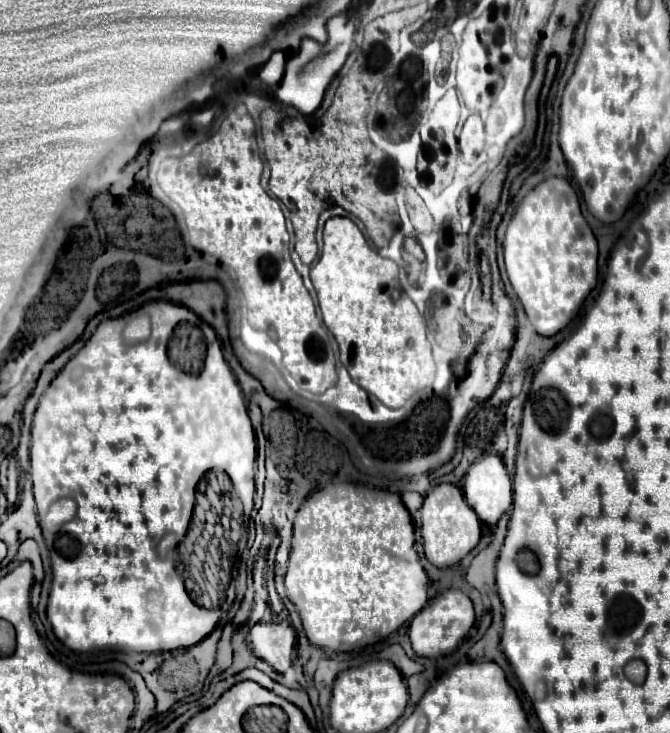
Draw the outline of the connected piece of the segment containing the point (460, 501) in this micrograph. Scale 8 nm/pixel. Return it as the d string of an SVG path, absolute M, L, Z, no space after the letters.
M441 483L423 501L421 507L421 537L425 547L425 557L435 567L451 567L459 563L481 539L481 523L475 511L465 503L463 493L457 485Z

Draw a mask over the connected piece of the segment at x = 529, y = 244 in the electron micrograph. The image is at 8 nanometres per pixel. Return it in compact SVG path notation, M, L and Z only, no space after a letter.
M549 177L525 195L507 225L503 253L509 281L539 335L561 331L597 285L597 239L581 215L575 189L563 177Z

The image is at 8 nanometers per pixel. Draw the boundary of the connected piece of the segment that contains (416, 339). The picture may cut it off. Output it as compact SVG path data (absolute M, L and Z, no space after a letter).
M327 219L323 229L323 251L319 261L311 265L309 275L317 293L323 323L337 339L341 363L359 387L375 395L383 405L397 409L403 407L413 393L429 385L435 375L435 363L431 357L431 343L427 339L425 319L423 315L419 315L413 301L403 293L399 285L399 267L391 259L377 255L351 219Z

